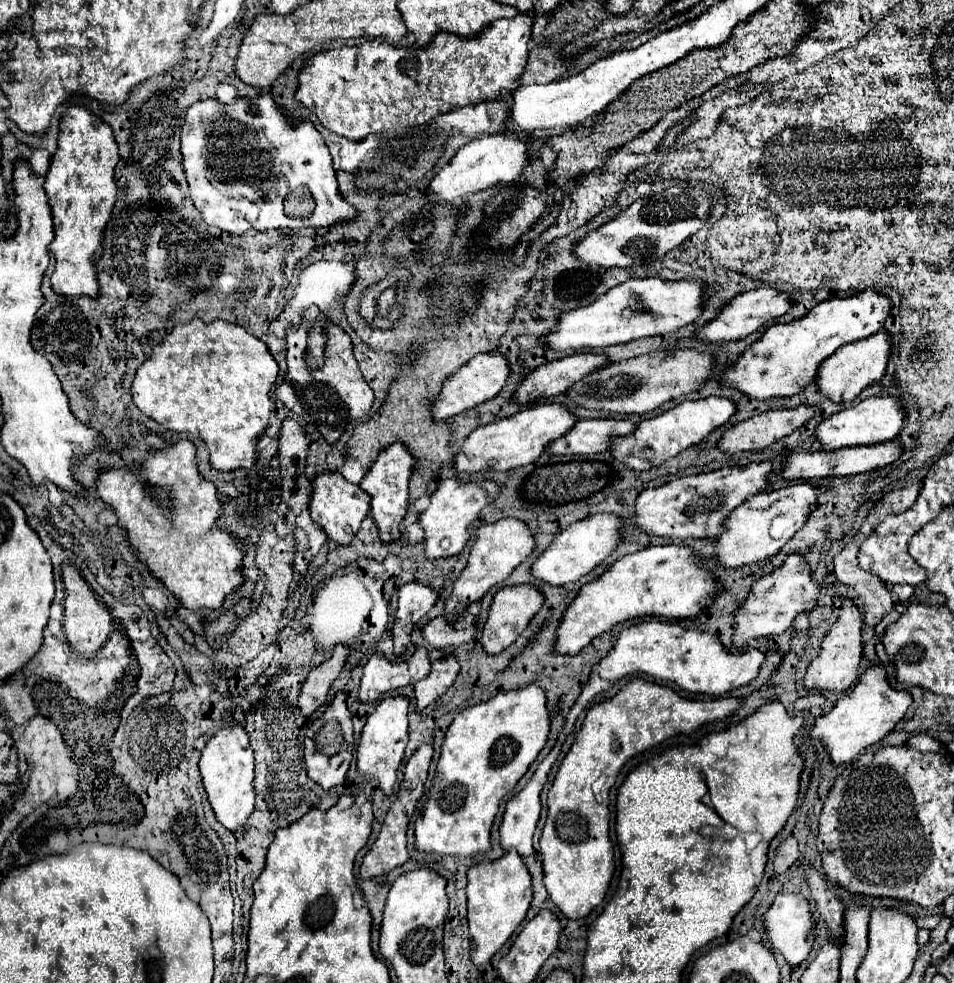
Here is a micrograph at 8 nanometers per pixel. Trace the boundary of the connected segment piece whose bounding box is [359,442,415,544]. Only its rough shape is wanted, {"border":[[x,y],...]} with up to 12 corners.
{"border":[[395,442],[359,486],[385,544],[401,536],[415,460]]}

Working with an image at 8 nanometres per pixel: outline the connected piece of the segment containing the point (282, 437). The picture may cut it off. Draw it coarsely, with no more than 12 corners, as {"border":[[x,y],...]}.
{"border":[[293,418],[279,430],[281,494],[275,530],[287,536],[309,504],[305,434]]}

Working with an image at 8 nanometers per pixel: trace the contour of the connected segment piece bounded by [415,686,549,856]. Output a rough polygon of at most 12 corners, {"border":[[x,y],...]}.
{"border":[[499,692],[445,732],[415,848],[491,850],[545,746],[545,692]]}

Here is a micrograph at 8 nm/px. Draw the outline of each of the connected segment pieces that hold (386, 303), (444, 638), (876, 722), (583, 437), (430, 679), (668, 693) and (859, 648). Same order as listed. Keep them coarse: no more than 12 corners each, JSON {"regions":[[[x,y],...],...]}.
{"regions":[[[397,284],[385,288],[377,300],[377,314],[389,316],[397,304]],[[437,616],[423,626],[425,642],[439,650],[457,648],[475,634],[455,626]],[[869,668],[809,736],[833,766],[885,738],[911,706]],[[623,418],[577,420],[553,440],[555,456],[607,450],[613,436],[631,434]],[[455,656],[431,664],[431,674],[415,684],[421,712],[457,678]],[[633,678],[593,704],[547,796],[543,882],[569,920],[613,878],[609,794],[635,754],[727,718]],[[843,598],[809,662],[805,690],[847,692],[859,678],[863,618]]]}

